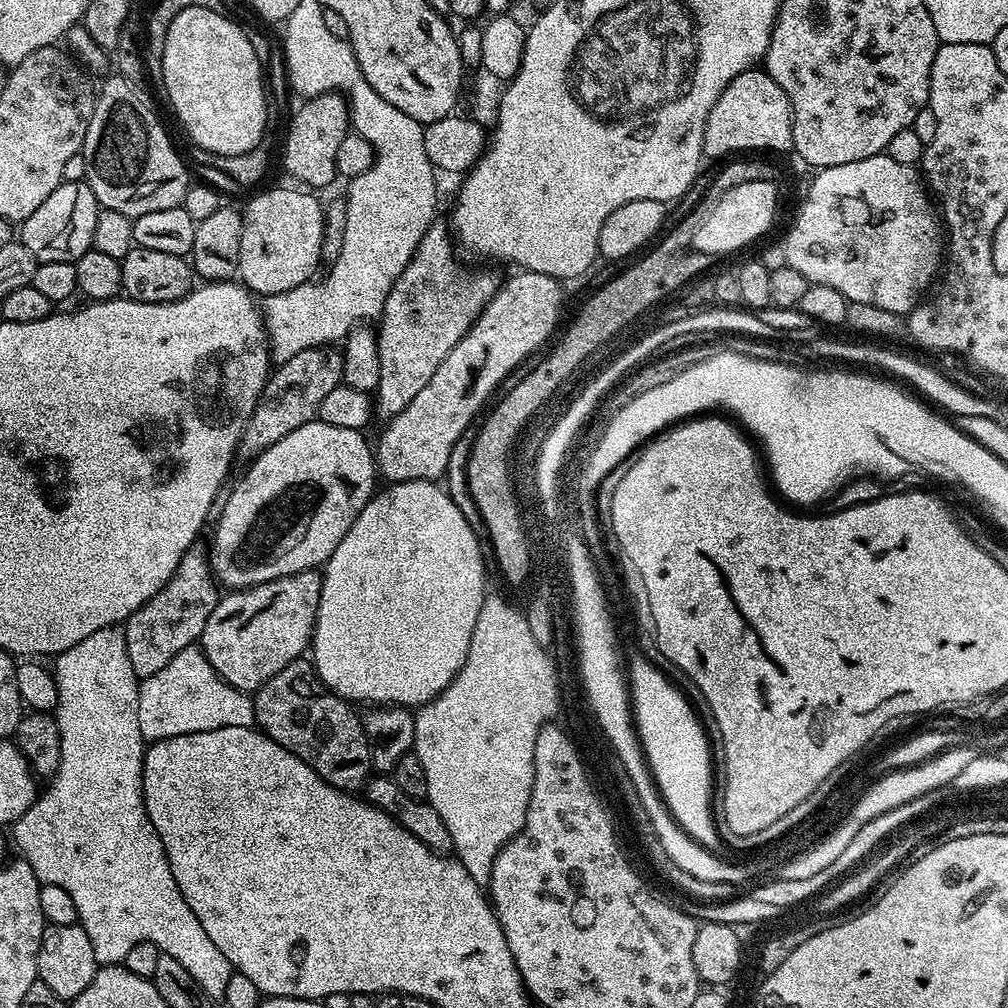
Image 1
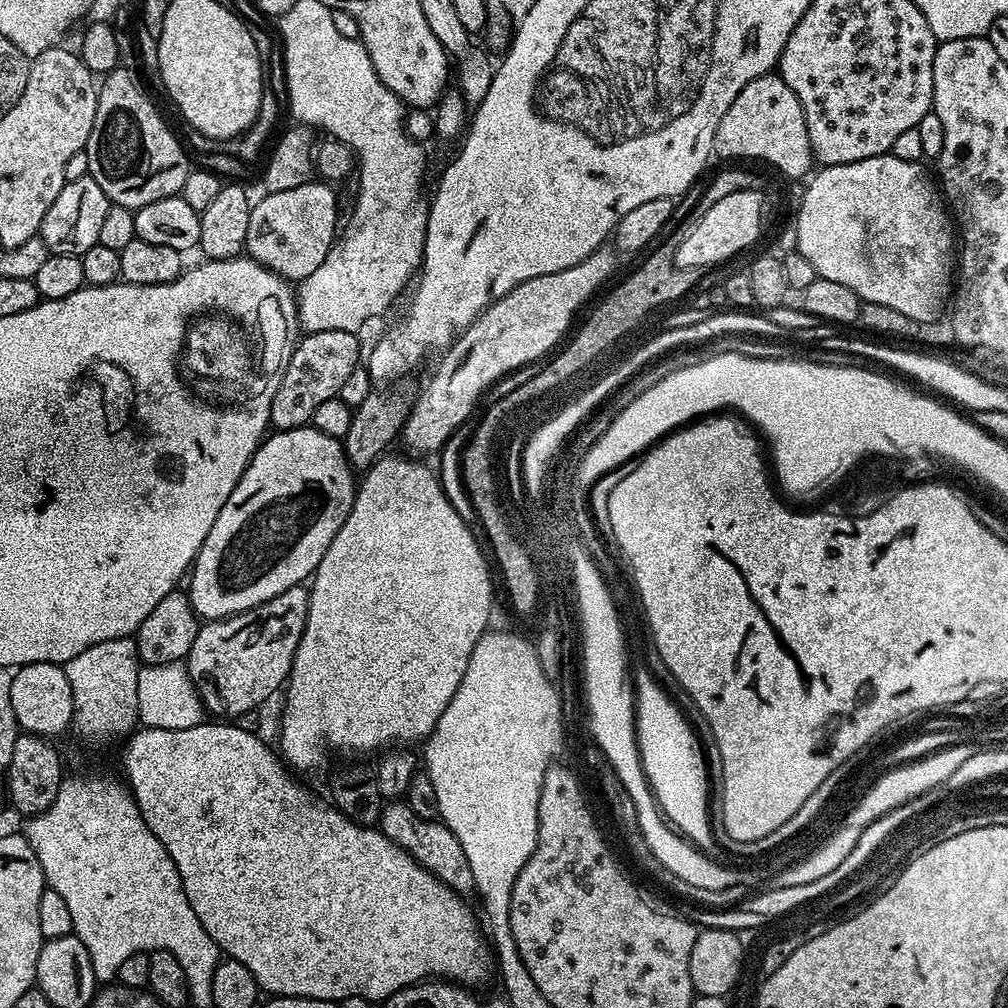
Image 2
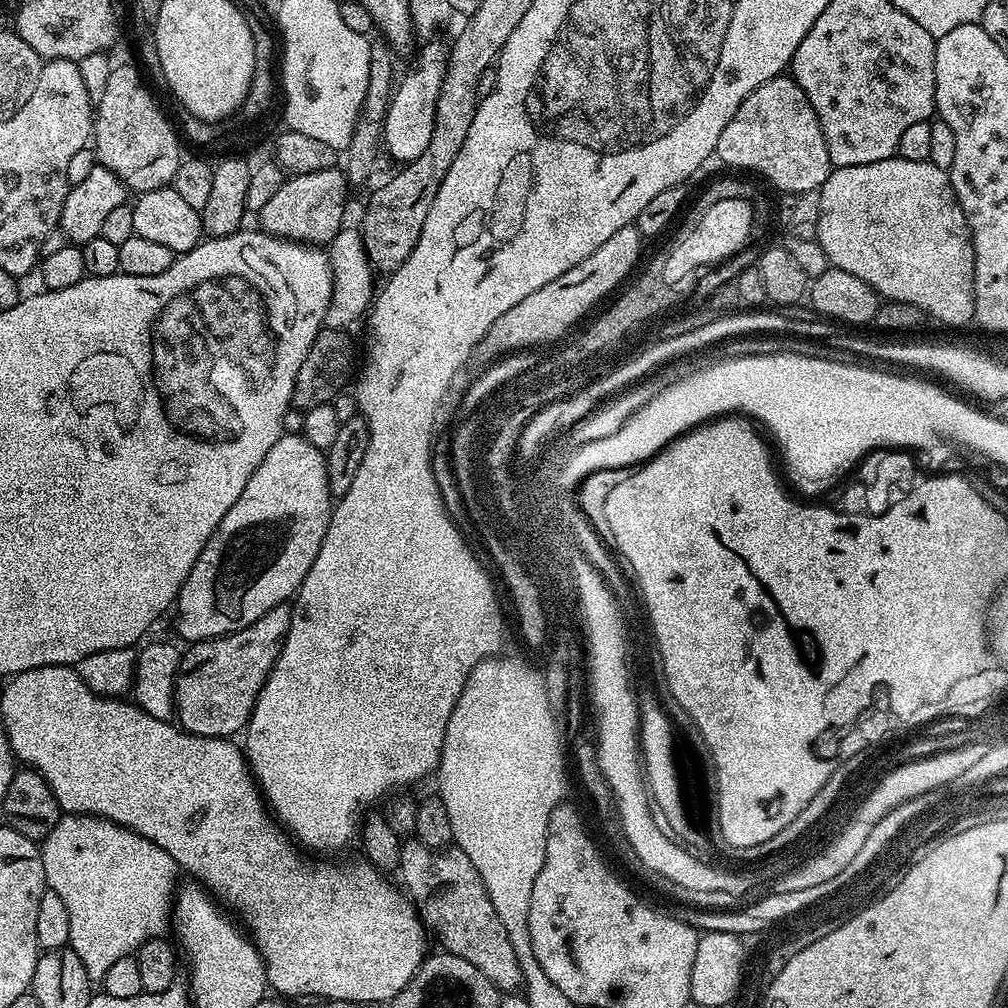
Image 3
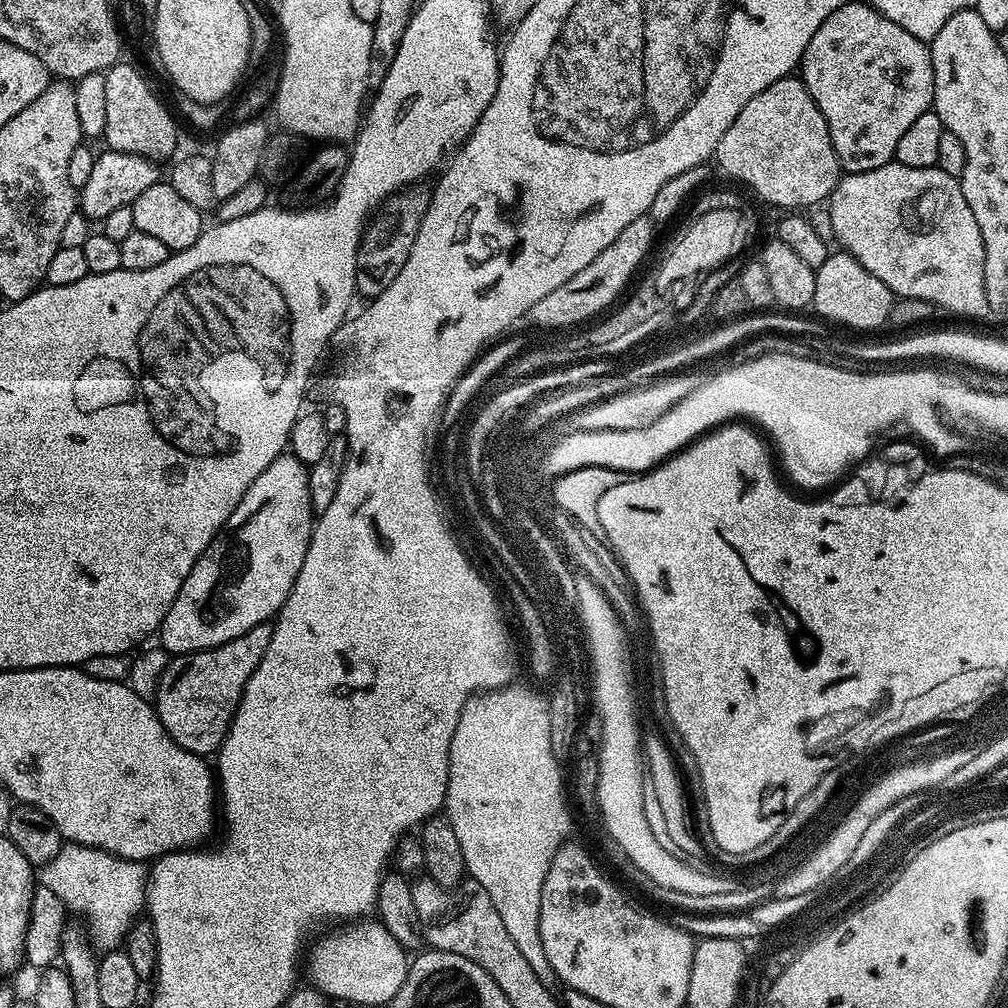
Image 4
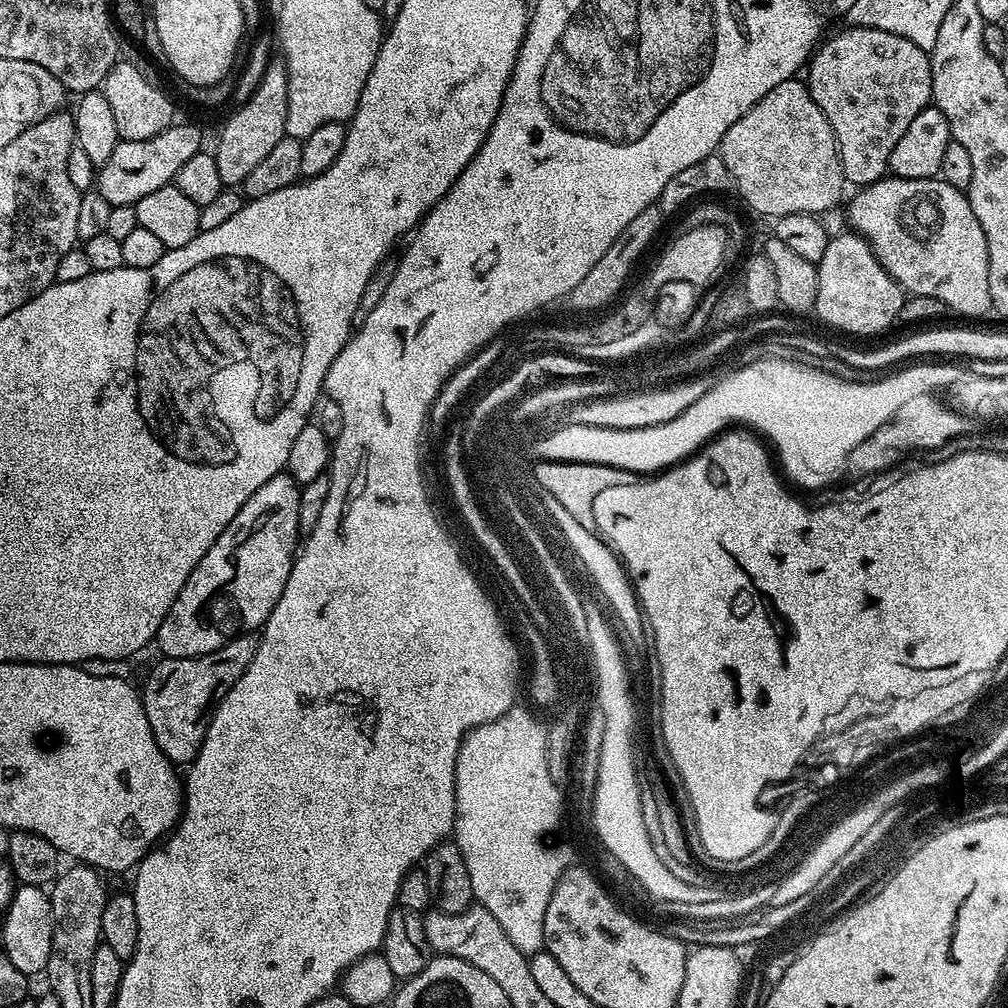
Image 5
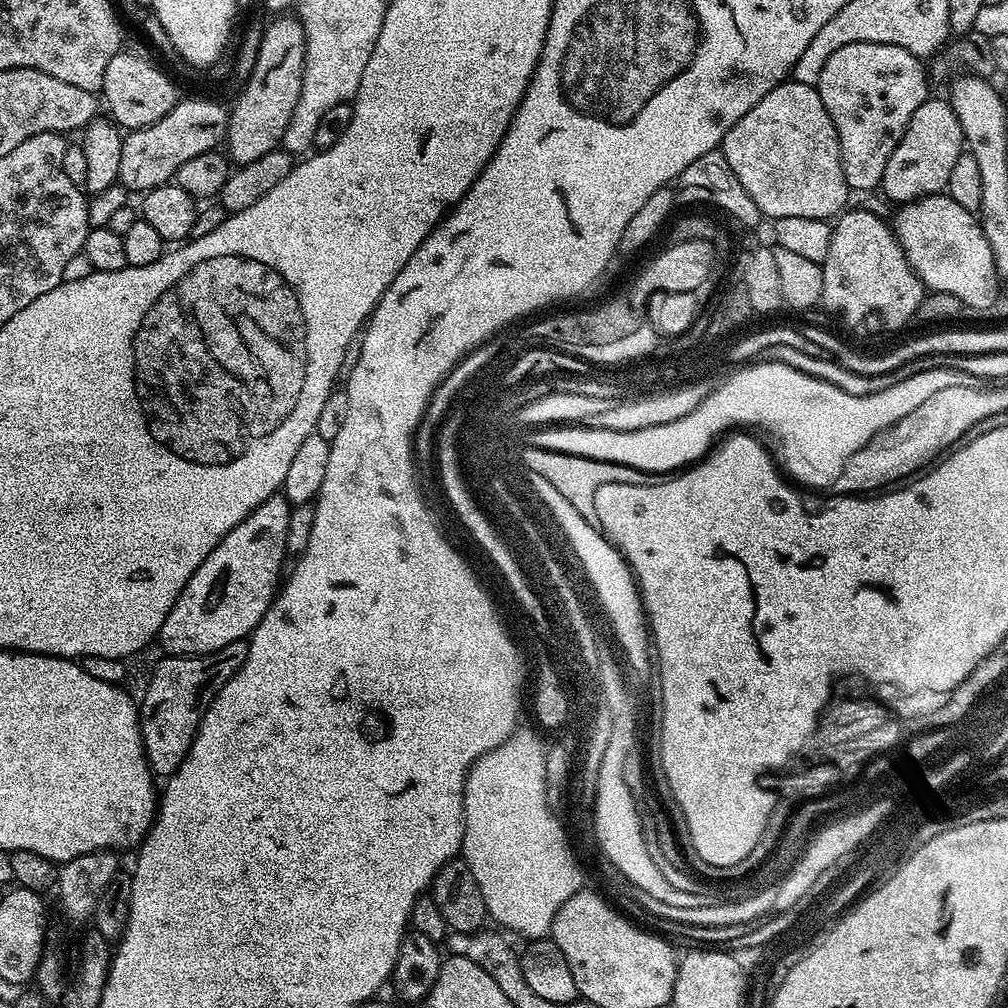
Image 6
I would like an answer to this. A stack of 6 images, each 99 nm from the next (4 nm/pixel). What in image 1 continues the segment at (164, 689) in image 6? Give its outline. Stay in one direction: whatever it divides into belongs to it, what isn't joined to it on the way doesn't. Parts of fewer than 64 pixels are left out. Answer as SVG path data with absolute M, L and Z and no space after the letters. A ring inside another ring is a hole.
M316 570L299 572L262 582L253 588L237 588L224 595L217 599L214 610L210 610L210 618L206 618L198 647L223 680L239 692L252 694L274 674L278 674L278 670L301 659L309 651L312 631L316 629L318 602L322 598L322 576Z

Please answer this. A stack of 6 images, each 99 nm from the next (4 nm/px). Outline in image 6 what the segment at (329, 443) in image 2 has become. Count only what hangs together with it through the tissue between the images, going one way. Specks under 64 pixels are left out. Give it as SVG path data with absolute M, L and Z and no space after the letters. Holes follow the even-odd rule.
M283 494L272 496L258 510L251 512L194 570L190 582L178 594L178 602L166 614L166 622L162 622L158 644L160 643L163 650L169 656L203 656L205 652L222 650L222 646L230 646L230 642L238 642L249 636L262 622L266 610L272 604L272 599L276 597L278 585L282 580L282 569L284 566L284 551L286 550L286 530L290 526L290 514L293 505L289 504Z

